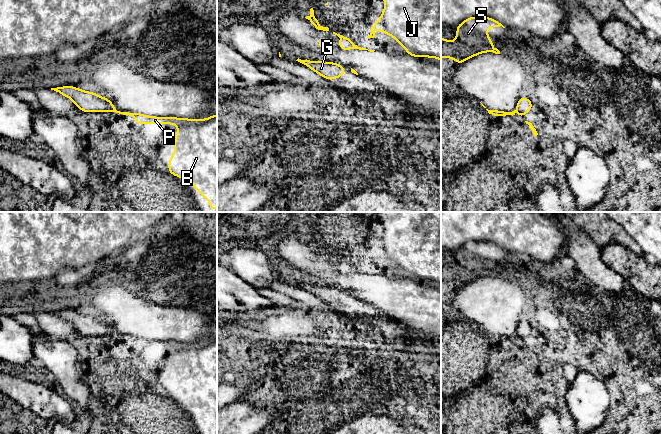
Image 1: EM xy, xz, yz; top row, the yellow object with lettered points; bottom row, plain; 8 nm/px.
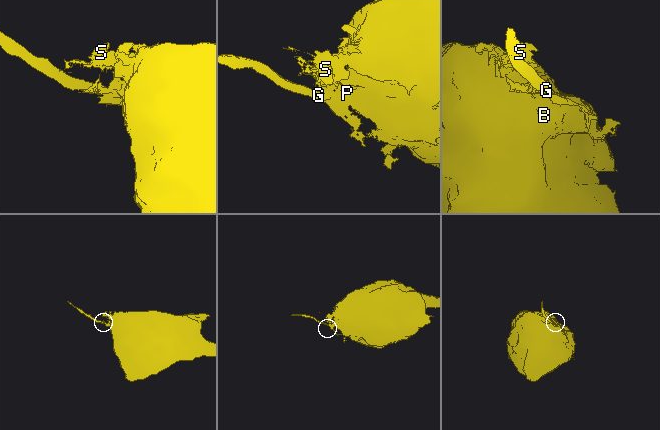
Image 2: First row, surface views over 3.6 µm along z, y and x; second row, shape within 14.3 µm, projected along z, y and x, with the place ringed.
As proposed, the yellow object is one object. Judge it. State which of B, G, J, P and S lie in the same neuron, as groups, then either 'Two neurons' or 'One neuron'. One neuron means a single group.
Groups: B J P S / G. Two neurons

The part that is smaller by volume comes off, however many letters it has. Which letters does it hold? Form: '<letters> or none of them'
G

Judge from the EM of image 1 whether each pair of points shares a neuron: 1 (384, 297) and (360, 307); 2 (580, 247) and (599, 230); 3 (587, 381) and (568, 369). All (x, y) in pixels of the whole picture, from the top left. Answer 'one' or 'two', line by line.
1: two
2: two
3: two

